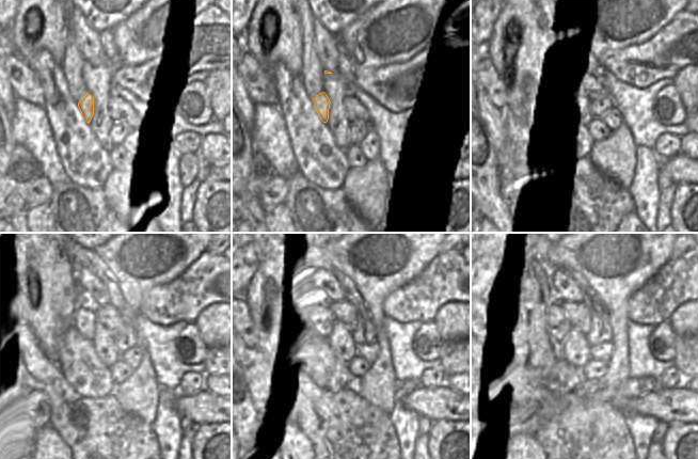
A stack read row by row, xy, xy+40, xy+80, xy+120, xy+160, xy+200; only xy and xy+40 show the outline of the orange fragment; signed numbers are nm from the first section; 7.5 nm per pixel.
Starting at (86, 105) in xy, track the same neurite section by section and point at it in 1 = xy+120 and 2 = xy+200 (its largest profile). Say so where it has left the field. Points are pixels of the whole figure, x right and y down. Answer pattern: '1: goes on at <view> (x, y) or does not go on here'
1: goes on at xy+120 (83, 319)
2: goes on at xy+200 (558, 326)

